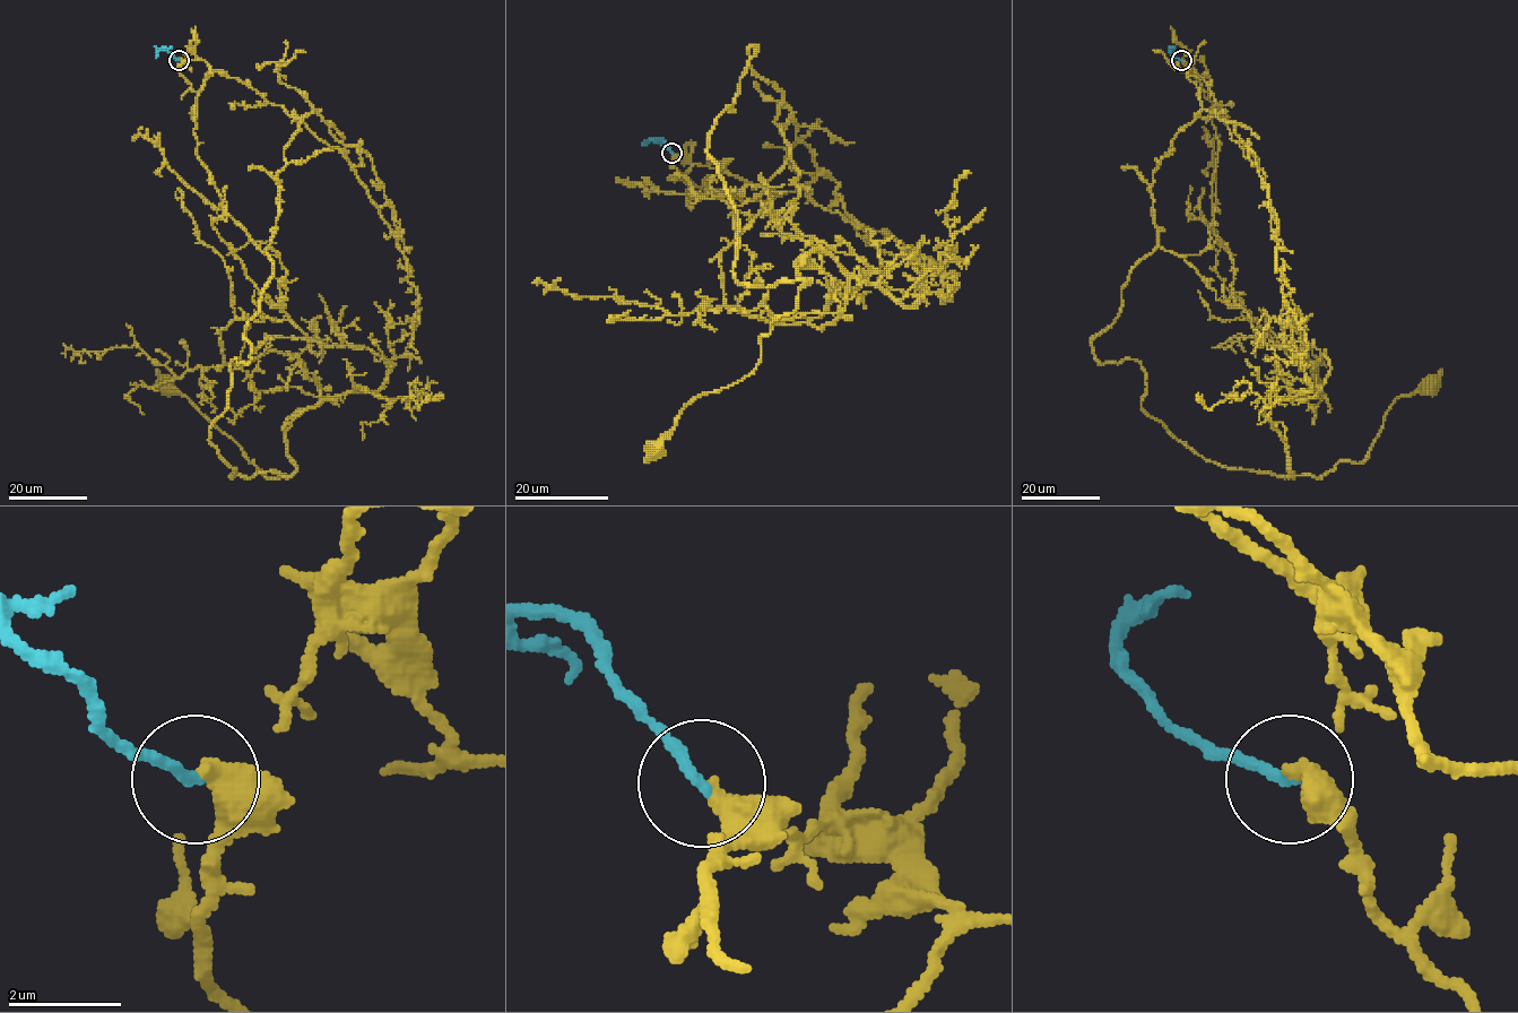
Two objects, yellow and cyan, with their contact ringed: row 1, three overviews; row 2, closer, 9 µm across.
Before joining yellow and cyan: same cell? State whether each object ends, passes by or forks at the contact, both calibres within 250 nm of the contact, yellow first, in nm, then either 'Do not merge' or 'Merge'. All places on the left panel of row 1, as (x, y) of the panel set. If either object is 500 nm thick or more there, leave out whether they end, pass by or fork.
At the ring yellow ends. At the ring cyan ends. Thickness 400 nm (yellow) against 190 nm. Merge

